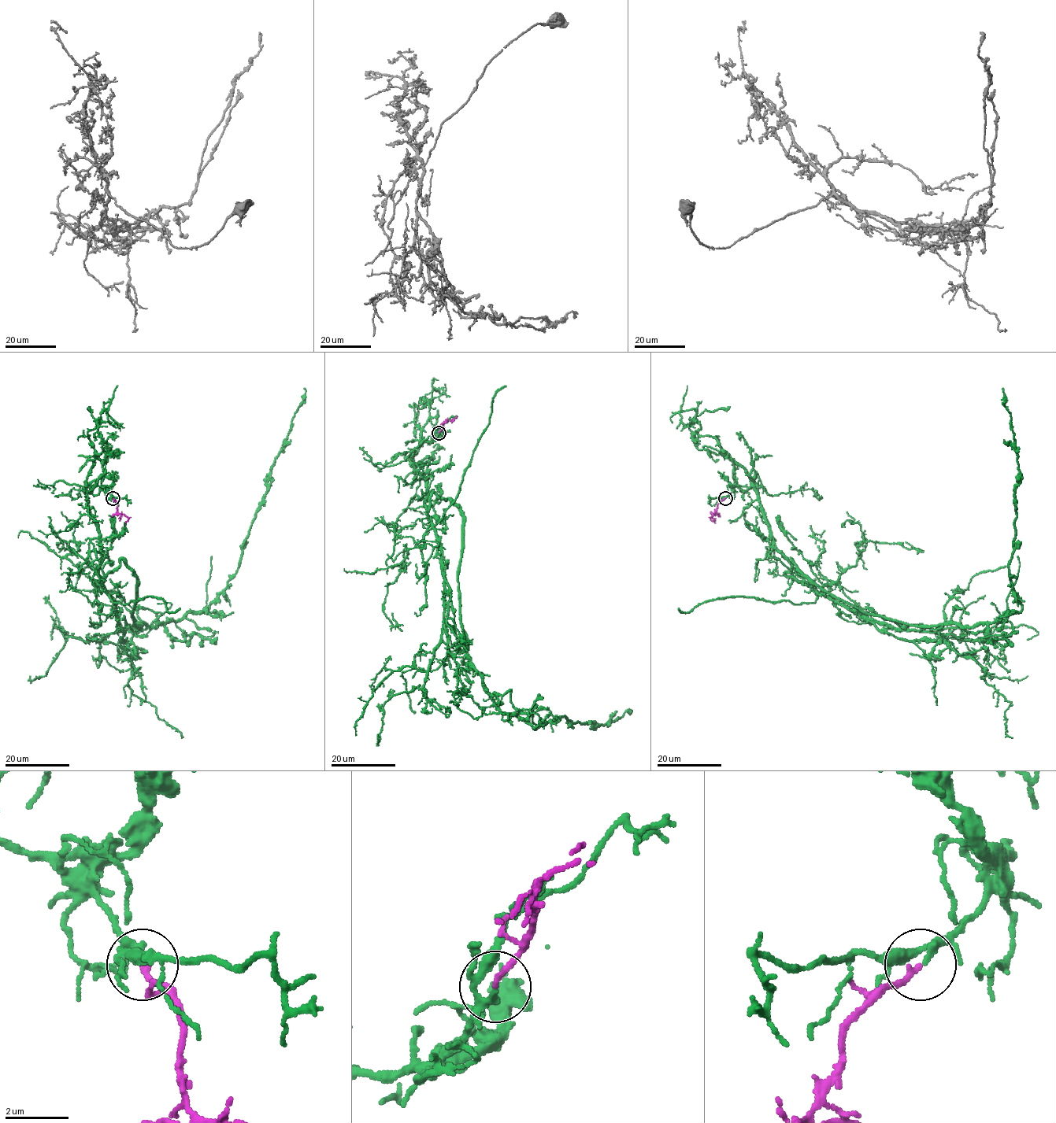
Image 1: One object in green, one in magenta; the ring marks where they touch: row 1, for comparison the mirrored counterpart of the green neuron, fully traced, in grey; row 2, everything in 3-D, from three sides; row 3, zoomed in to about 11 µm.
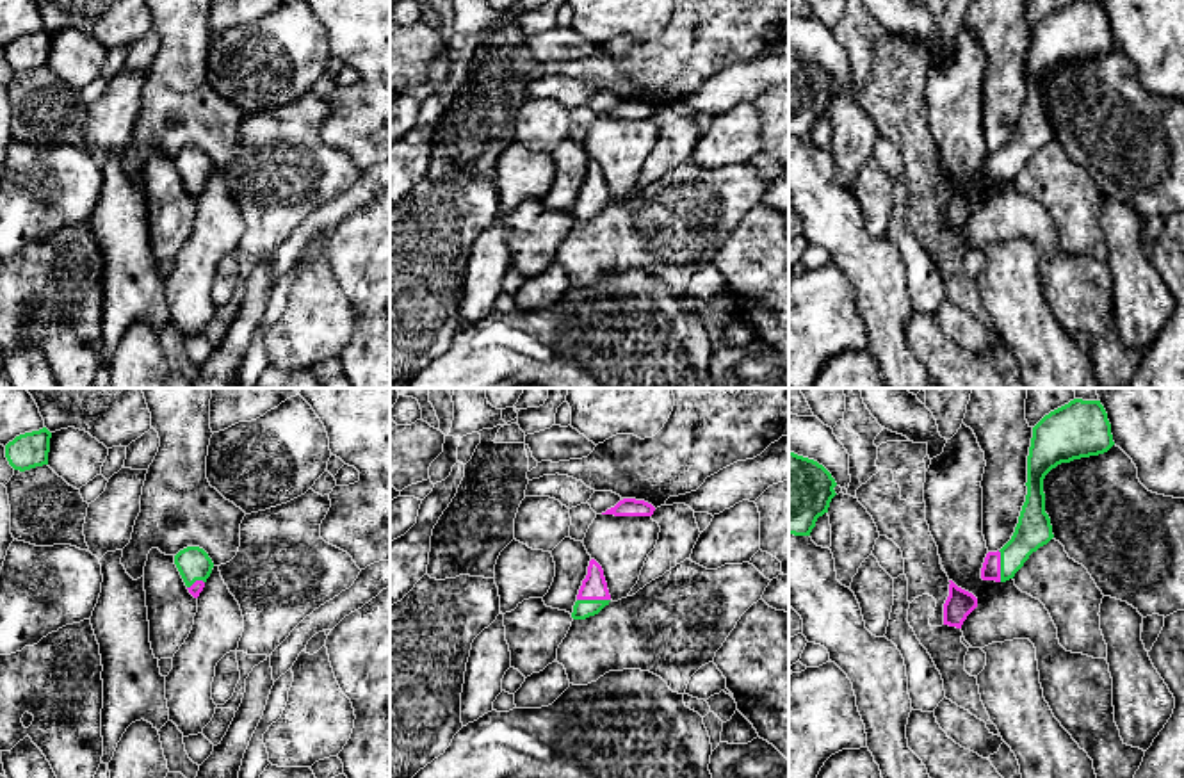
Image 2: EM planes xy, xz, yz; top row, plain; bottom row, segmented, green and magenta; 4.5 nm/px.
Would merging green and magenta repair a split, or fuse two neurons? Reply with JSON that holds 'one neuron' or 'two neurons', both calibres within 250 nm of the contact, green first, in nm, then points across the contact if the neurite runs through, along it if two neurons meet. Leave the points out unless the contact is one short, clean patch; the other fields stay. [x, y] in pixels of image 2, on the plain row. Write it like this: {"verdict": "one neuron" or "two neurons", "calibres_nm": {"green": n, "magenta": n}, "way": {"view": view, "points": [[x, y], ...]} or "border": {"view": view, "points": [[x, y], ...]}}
{"verdict": "one neuron", "calibres_nm": {"green": 90, "magenta": 110}}

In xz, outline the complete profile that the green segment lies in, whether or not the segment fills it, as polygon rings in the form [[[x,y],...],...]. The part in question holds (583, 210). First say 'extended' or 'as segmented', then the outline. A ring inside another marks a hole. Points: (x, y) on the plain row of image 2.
extended | [[[591,160],[588,167],[588,176],[582,182],[582,187],[573,207],[572,219],[586,221],[598,215],[605,207],[609,207],[611,196],[604,178],[602,167]]]

